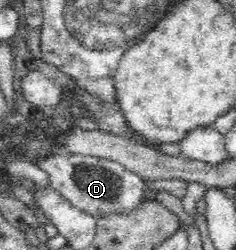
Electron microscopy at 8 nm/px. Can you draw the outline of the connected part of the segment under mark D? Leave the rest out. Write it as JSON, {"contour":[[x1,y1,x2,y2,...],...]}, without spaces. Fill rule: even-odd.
{"contour":[[60,150,47,155,35,155,30,158,30,162,46,174,49,184,75,208,94,217,110,210,130,211,136,204,150,199,150,192,143,187,143,178,106,158]]}

